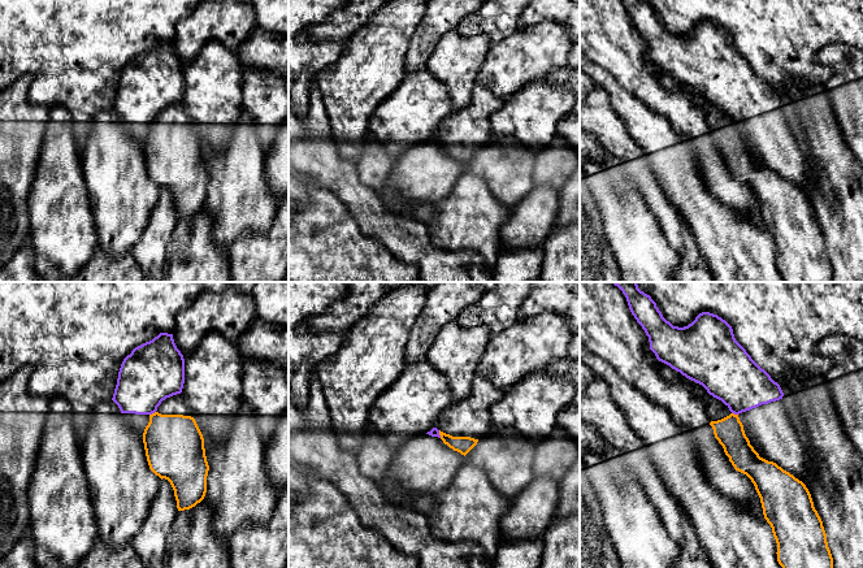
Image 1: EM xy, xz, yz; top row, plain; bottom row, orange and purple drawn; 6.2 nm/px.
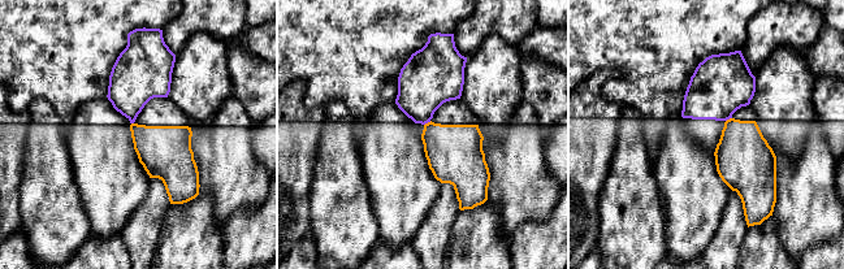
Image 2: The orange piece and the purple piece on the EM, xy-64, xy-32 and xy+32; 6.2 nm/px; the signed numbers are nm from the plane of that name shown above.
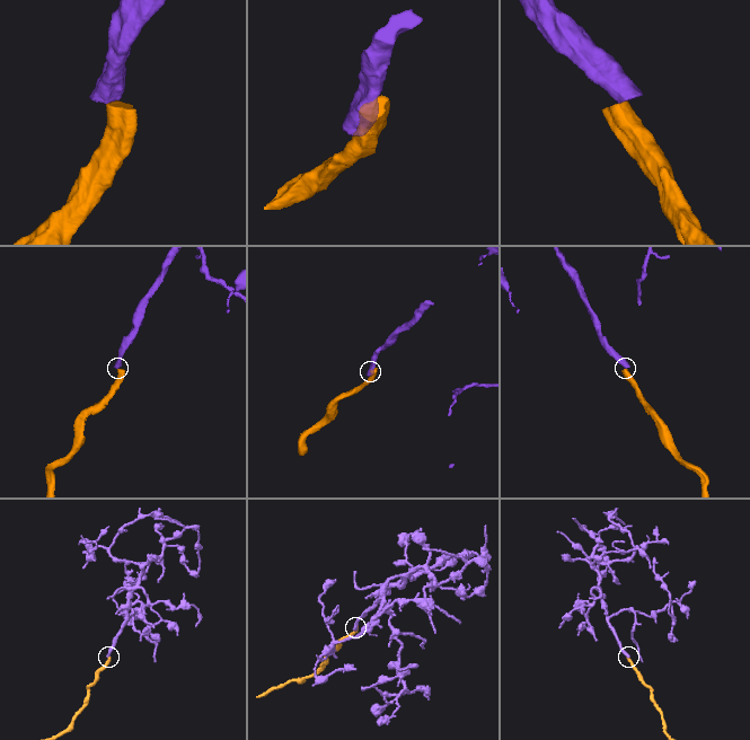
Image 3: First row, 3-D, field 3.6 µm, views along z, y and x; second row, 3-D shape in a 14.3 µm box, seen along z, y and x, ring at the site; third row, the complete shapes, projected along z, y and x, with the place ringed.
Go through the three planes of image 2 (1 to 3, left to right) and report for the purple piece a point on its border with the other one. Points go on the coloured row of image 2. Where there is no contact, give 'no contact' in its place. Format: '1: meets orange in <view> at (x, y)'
1: no contact
2: meets orange in xy-32 at (428, 122)
3: meets orange in xy+32 at (730, 118)

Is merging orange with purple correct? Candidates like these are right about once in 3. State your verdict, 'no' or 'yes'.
no

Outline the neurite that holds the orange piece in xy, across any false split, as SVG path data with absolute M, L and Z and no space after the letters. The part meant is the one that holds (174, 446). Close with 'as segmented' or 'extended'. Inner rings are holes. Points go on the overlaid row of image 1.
M181 394L173 395L162 400L157 407L157 411L149 415L149 422L143 433L143 443L149 469L161 480L165 478L170 482L174 490L178 511L195 507L204 499L207 493L207 476L209 465L205 456L204 438L191 415L192 412L186 404L185 398Z; extended

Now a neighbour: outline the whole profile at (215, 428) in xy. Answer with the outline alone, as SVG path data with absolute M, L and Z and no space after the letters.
M220 333L207 334L185 359L181 395L204 439L221 442L242 404L242 359L235 343Z

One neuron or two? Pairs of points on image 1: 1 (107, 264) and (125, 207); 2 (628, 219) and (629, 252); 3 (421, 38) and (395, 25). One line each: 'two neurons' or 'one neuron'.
1: two neurons
2: one neuron
3: two neurons

